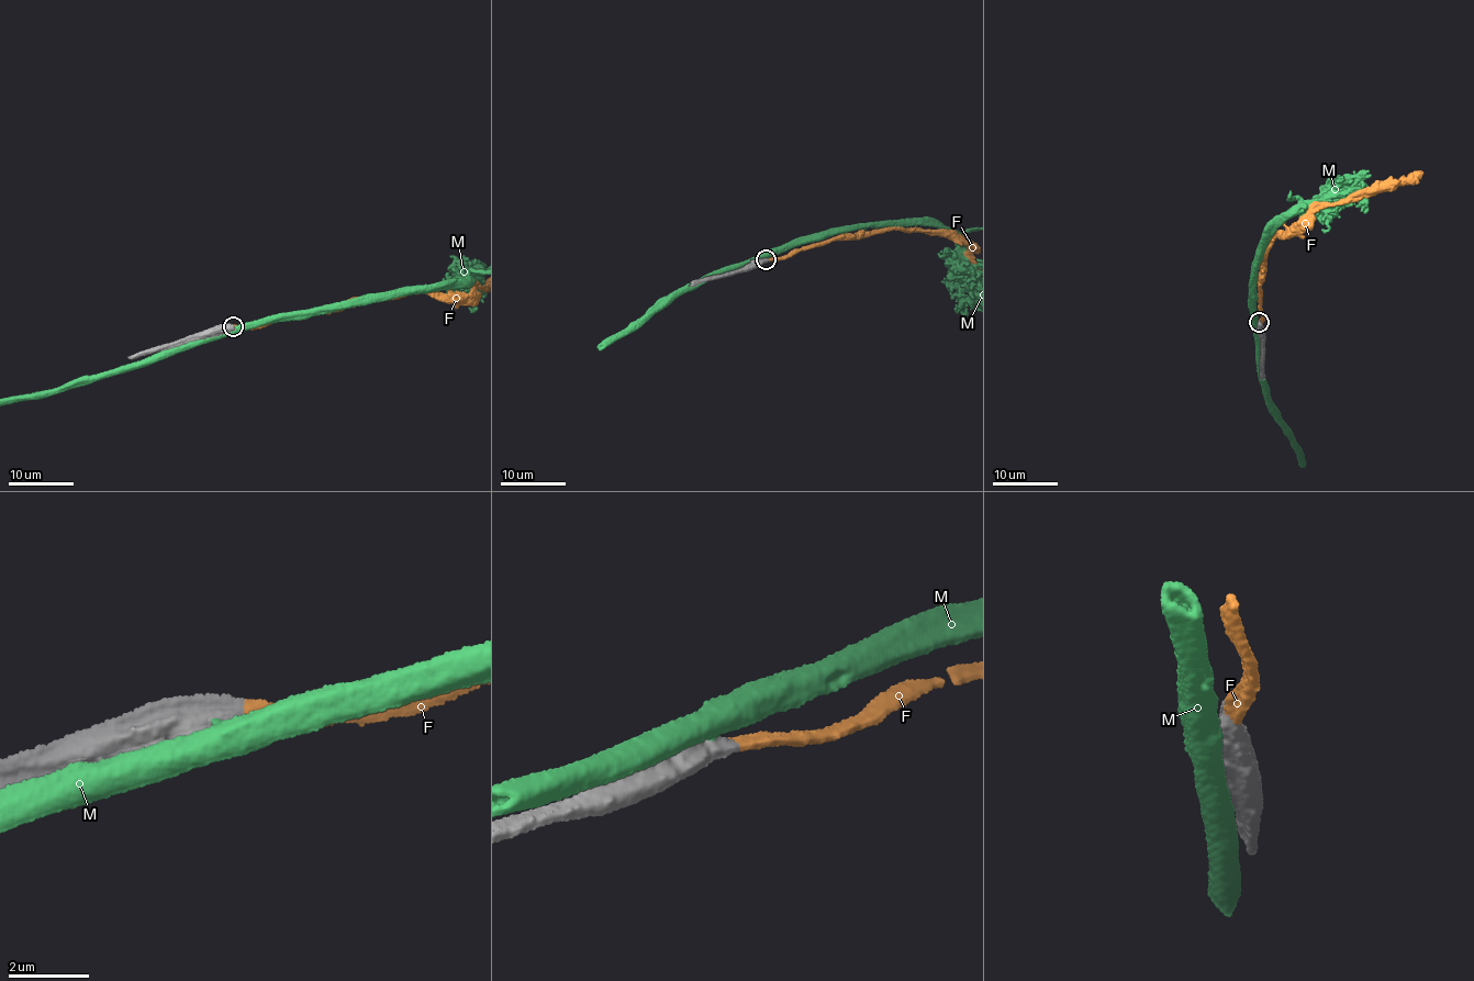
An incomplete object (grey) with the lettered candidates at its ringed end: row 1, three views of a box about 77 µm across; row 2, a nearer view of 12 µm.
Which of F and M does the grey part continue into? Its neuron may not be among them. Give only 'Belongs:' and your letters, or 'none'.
Belongs: F

